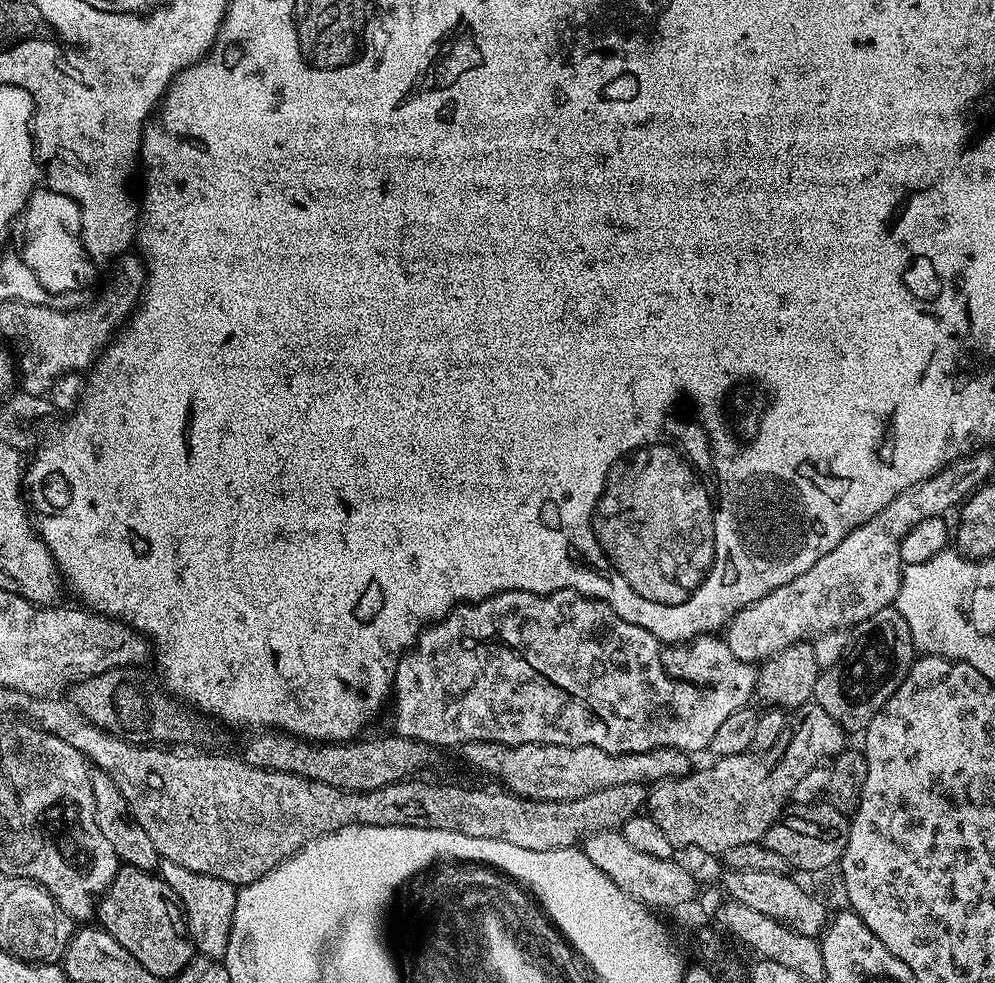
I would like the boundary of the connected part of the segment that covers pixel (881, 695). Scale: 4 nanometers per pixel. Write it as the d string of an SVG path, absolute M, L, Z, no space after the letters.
M894 606L883 608L857 625L839 664L821 671L816 683L815 703L820 704L830 718L842 725L845 733L863 733L874 714L878 714L894 690L902 686L917 656L905 616Z

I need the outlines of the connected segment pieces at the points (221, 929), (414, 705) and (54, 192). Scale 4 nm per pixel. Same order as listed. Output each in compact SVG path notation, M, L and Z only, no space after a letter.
M165 859L159 861L158 875L166 882L166 886L170 886L170 890L174 890L174 894L179 899L195 951L212 960L220 960L224 957L226 942L230 936L230 926L234 918L237 889L222 878L198 874L194 870L186 870L186 866L178 866Z
M569 588L557 592L534 594L522 590L500 592L485 600L465 602L456 605L443 620L428 625L416 637L414 647L404 653L398 662L396 683L394 685L394 704L392 724L395 735L405 736L411 740L421 740L441 750L447 750L457 744L463 746L470 742L498 742L510 746L523 744L557 744L558 746L594 746L598 750L606 750L615 756L631 752L649 752L659 748L677 748L680 752L695 754L711 745L718 726L734 710L745 707L748 699L753 699L756 690L756 664L734 658L730 646L719 635L705 634L694 640L669 644L660 640L650 630L642 626L634 626L634 622L626 622L604 600L594 596L583 596Z
M46 186L32 192L22 216L26 240L21 256L36 276L90 276L97 279L97 267L85 251L81 232L81 210L63 191Z

